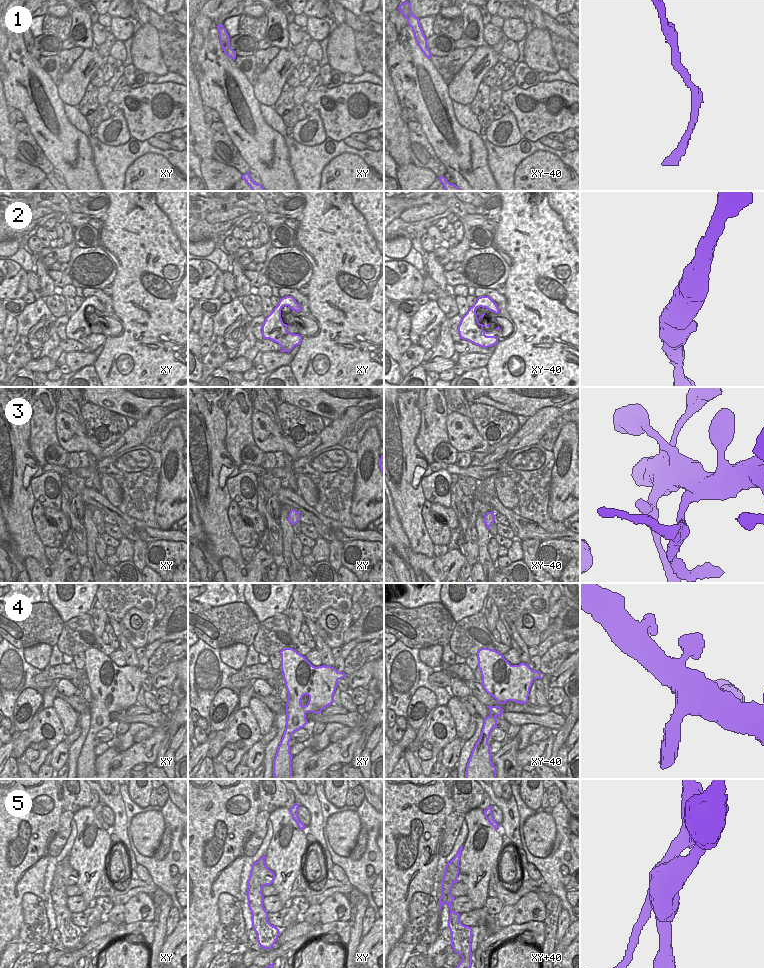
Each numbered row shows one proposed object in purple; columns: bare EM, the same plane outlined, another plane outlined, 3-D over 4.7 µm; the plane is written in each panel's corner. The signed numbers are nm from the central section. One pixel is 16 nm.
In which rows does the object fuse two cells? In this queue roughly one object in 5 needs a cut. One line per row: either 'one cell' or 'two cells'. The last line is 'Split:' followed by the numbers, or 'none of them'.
1: one cell
2: one cell
3: two cells
4: one cell
5: two cells
Split: 3, 5

